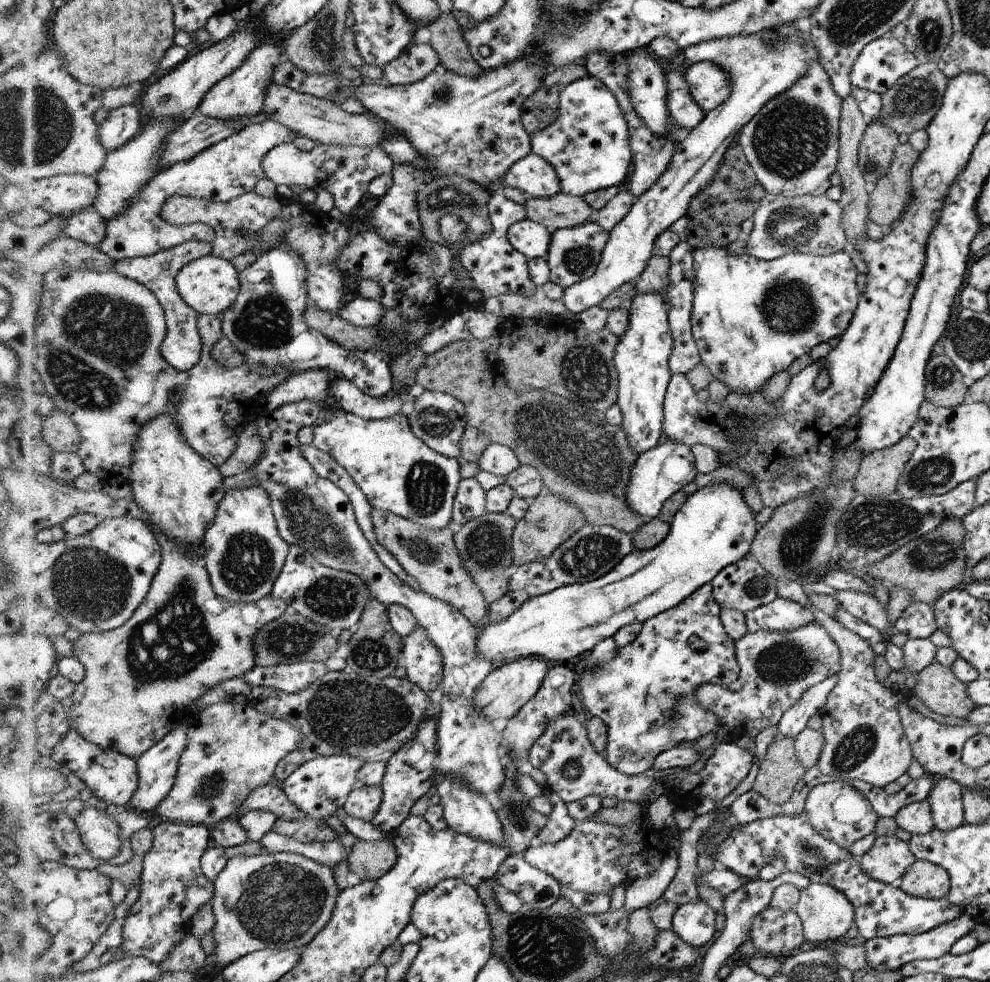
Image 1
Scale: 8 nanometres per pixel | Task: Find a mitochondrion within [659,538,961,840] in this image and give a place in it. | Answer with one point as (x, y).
(784, 662)

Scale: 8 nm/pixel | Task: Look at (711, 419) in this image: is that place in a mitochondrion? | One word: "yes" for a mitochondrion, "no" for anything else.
no

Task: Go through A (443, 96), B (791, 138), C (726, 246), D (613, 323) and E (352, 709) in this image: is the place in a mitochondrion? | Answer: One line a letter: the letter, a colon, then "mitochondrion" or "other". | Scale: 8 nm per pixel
A: mitochondrion
B: mitochondrion
C: other
D: other
E: mitochondrion

